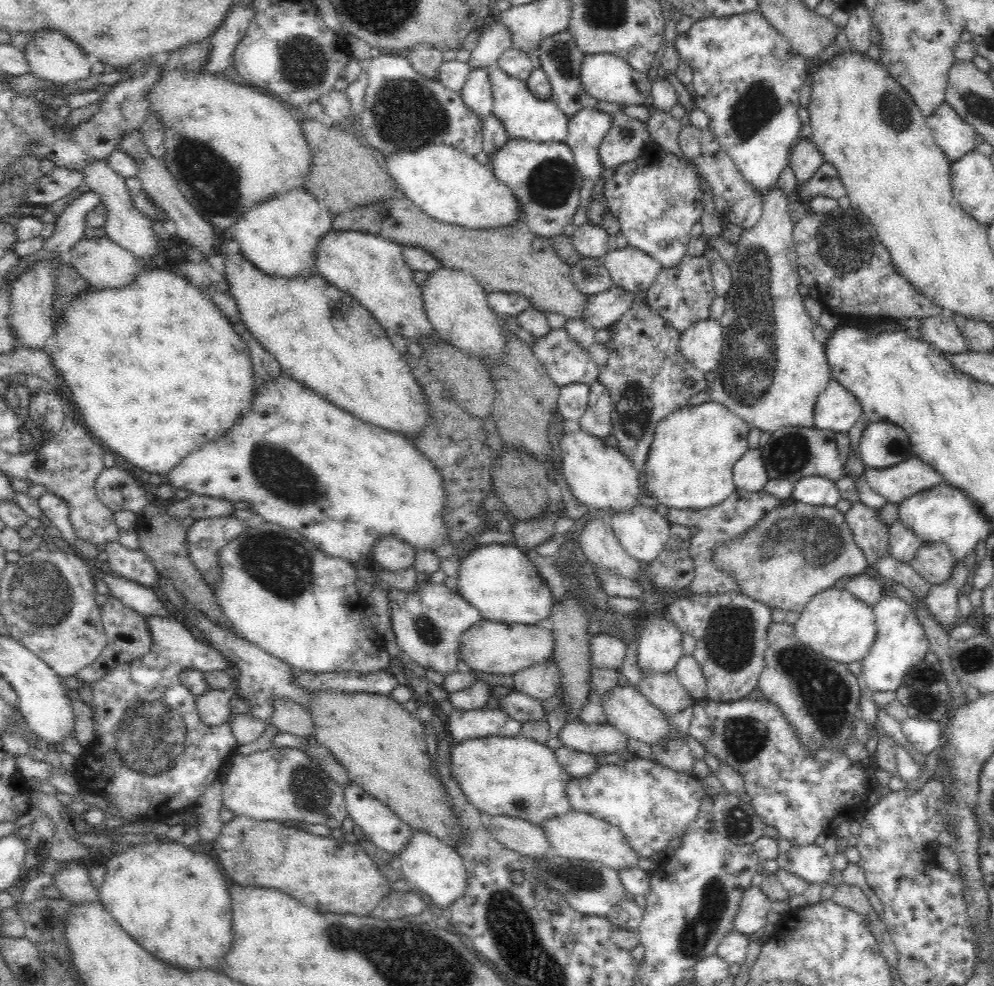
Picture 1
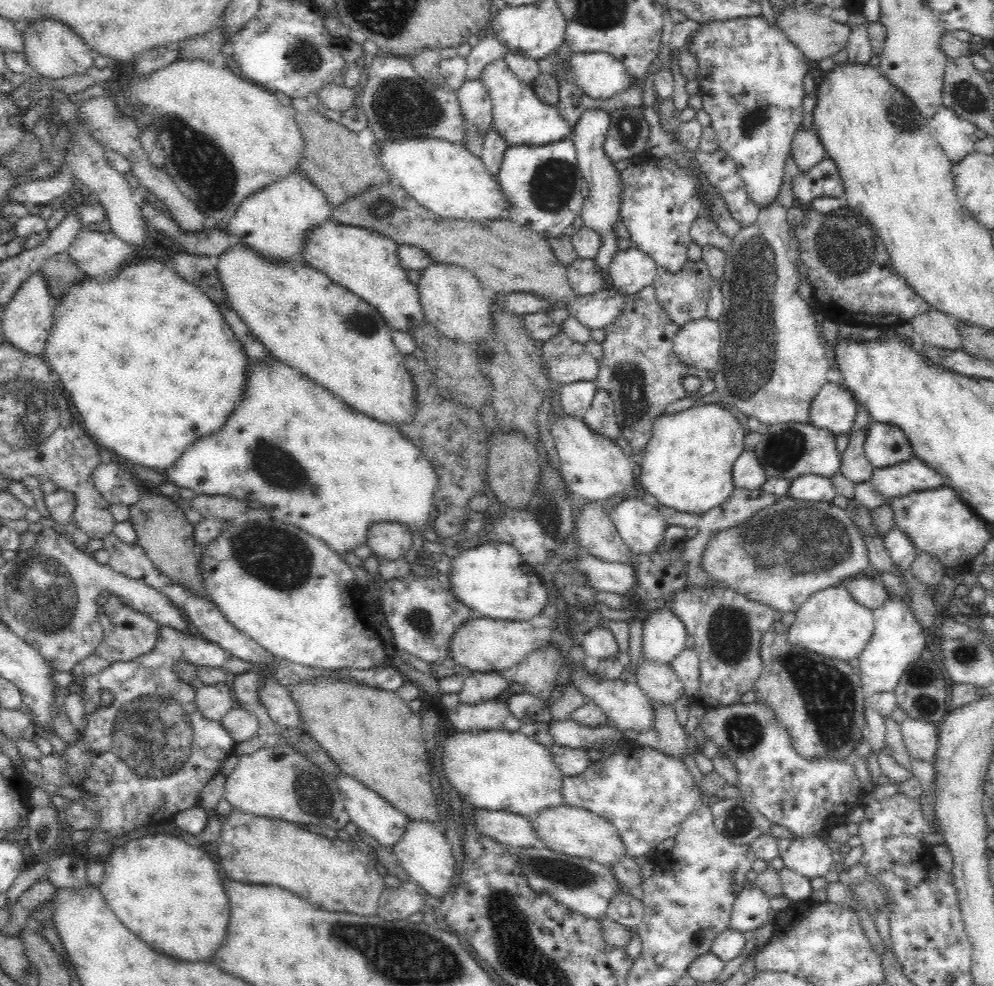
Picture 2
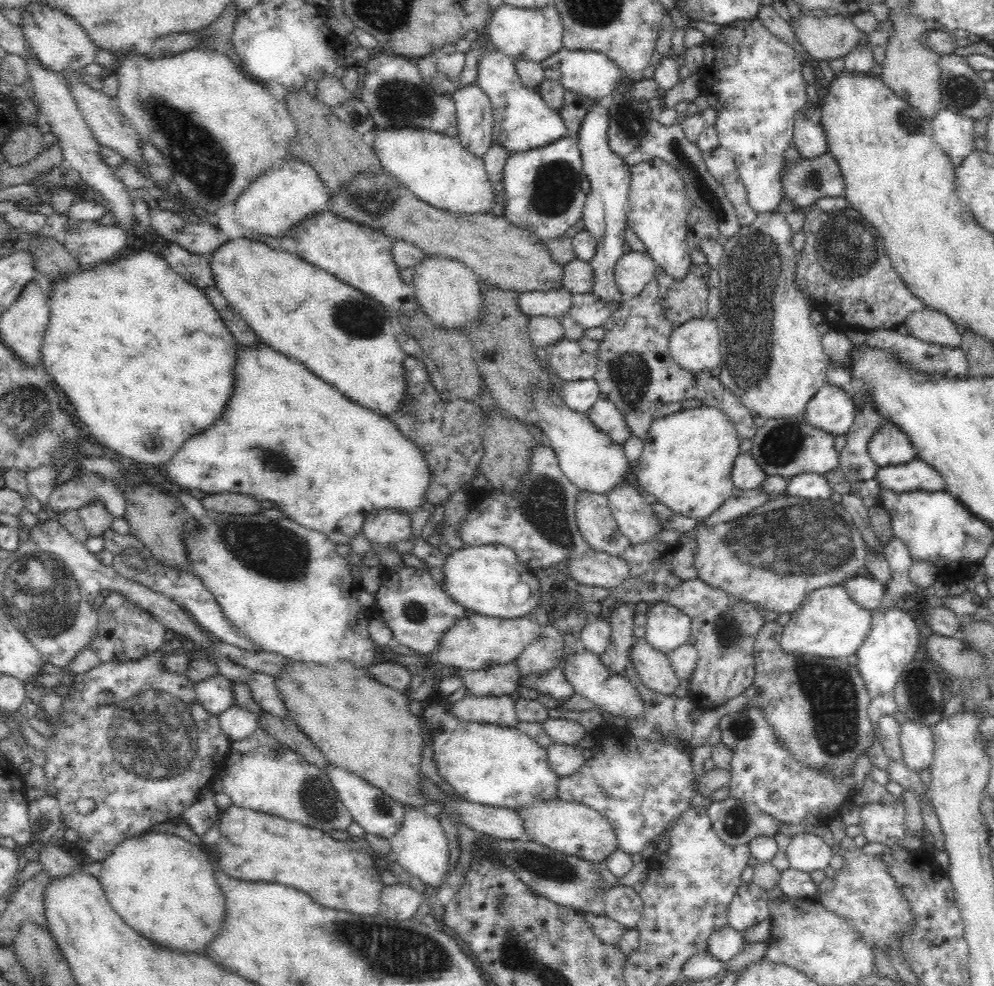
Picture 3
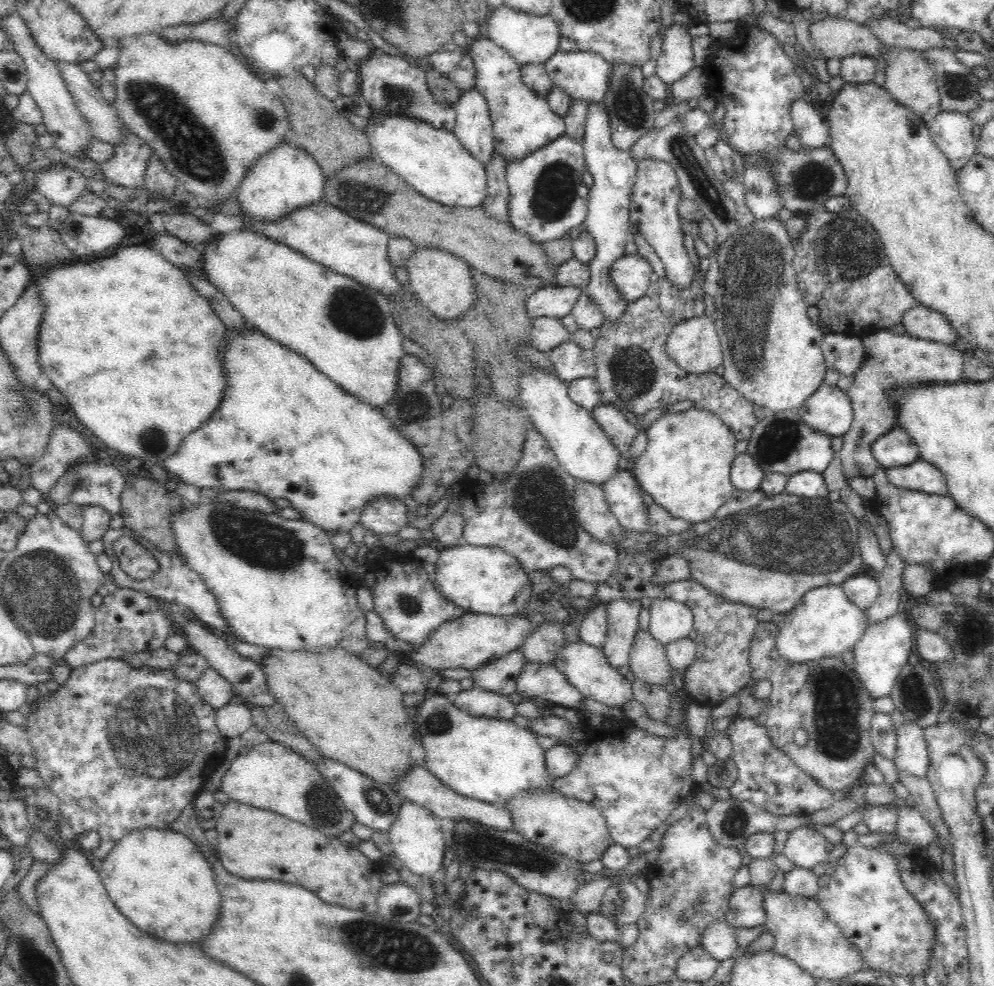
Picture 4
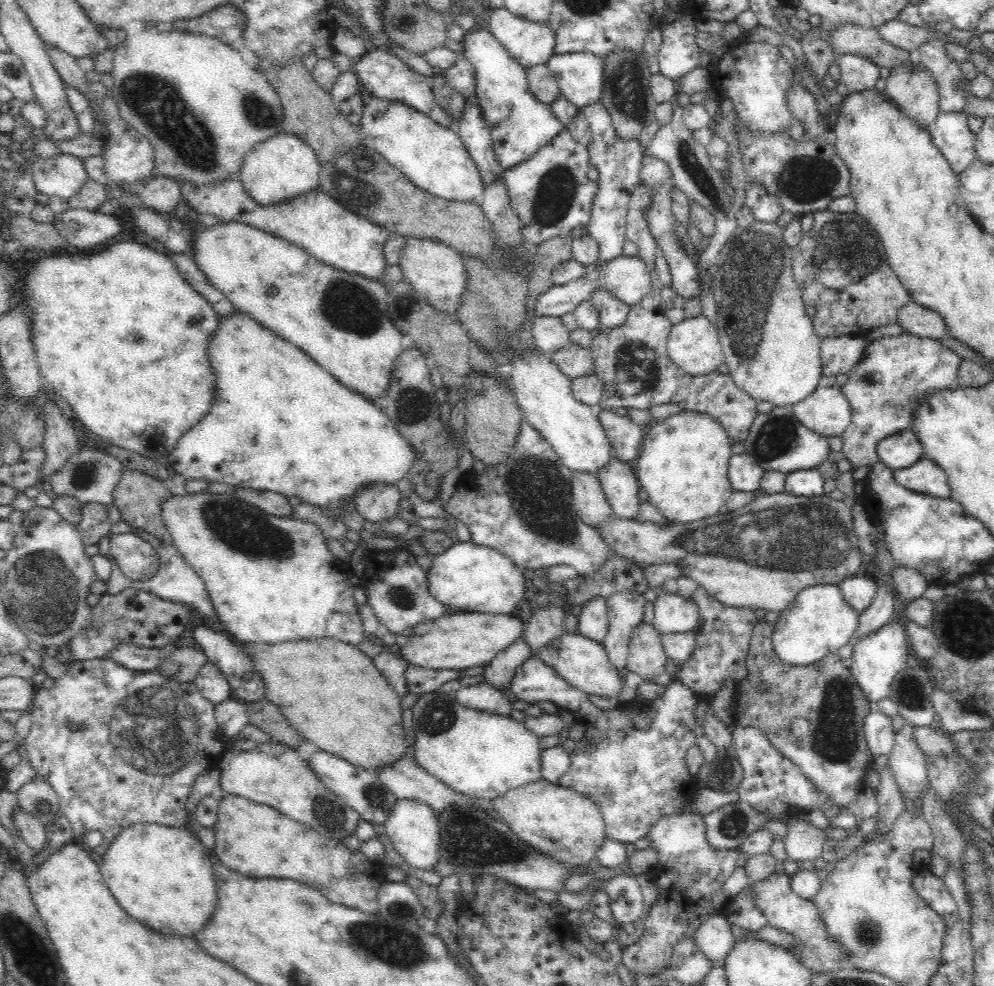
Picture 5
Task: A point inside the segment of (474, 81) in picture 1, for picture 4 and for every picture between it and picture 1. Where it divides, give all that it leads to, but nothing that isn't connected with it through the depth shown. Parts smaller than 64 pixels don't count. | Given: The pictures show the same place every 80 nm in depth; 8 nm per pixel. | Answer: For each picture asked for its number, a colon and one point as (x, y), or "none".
2: (477, 107)
3: (474, 109)
4: (473, 128)

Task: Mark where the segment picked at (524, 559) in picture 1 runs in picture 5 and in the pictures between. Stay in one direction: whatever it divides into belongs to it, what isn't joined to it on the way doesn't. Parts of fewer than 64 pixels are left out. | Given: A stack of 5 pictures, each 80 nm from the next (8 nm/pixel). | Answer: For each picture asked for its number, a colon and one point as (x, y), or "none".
2: (492, 579)
3: (479, 578)
4: (480, 579)
5: (468, 577)

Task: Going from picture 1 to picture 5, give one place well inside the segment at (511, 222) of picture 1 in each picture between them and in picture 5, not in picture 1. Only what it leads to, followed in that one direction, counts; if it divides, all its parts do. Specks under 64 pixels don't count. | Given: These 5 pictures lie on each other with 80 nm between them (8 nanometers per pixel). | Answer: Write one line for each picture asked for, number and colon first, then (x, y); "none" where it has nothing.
2: (445, 178)
3: (436, 169)
4: (433, 162)
5: (432, 157)

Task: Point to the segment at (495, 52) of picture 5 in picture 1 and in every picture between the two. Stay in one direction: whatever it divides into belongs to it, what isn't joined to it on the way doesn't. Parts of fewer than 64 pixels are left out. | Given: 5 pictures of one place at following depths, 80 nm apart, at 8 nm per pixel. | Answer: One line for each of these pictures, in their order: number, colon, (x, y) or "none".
1: (525, 116)
2: (520, 117)
3: (522, 121)
4: (523, 122)

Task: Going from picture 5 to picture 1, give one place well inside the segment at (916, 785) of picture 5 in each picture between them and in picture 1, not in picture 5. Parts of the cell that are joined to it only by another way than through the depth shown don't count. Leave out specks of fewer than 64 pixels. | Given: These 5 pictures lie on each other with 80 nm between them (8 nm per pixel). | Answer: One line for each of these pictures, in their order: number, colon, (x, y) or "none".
1: (926, 736)
2: (920, 737)
3: (916, 739)
4: (912, 756)

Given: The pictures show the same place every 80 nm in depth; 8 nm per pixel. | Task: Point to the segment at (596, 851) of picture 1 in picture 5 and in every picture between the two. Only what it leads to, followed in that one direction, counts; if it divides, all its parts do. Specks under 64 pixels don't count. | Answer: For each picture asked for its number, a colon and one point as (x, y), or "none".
2: (573, 831)
3: (570, 828)
4: (577, 829)
5: (554, 820)

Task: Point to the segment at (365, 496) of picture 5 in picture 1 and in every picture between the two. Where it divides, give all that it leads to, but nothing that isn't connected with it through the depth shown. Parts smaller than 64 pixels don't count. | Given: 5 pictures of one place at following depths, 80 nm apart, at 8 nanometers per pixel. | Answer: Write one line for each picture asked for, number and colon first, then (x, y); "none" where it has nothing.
1: (392, 555)
2: (389, 540)
3: (387, 528)
4: (384, 516)

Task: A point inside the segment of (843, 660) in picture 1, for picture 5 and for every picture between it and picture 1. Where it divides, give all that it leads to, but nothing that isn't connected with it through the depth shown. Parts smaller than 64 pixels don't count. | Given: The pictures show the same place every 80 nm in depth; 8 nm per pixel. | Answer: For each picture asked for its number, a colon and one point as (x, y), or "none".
2: (831, 623)
3: (828, 624)
4: (825, 623)
5: (820, 622)

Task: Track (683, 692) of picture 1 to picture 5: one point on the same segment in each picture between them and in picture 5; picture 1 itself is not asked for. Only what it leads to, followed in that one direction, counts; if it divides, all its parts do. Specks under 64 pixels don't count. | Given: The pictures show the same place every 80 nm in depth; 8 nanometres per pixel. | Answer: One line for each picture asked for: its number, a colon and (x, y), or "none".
2: (658, 682)
3: (653, 667)
4: (648, 661)
5: (646, 657)

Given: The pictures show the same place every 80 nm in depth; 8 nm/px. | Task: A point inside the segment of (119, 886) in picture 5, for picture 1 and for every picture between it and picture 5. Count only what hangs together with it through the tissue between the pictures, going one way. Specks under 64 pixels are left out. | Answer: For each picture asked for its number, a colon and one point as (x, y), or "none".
1: (174, 902)
2: (170, 894)
3: (164, 887)
4: (159, 880)

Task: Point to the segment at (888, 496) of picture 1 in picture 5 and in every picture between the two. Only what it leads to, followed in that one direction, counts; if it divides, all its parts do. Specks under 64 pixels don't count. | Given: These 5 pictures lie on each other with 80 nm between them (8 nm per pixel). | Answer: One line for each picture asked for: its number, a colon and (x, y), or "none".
2: (911, 475)
3: (916, 474)
4: (920, 475)
5: (926, 476)

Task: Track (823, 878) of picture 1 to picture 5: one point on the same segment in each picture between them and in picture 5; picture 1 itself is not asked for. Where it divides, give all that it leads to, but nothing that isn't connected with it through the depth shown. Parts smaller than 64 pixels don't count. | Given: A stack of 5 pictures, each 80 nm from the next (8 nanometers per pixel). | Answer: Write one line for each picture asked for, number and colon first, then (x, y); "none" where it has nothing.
2: (810, 857)
3: (806, 852)
4: (805, 847)
5: (803, 841)

